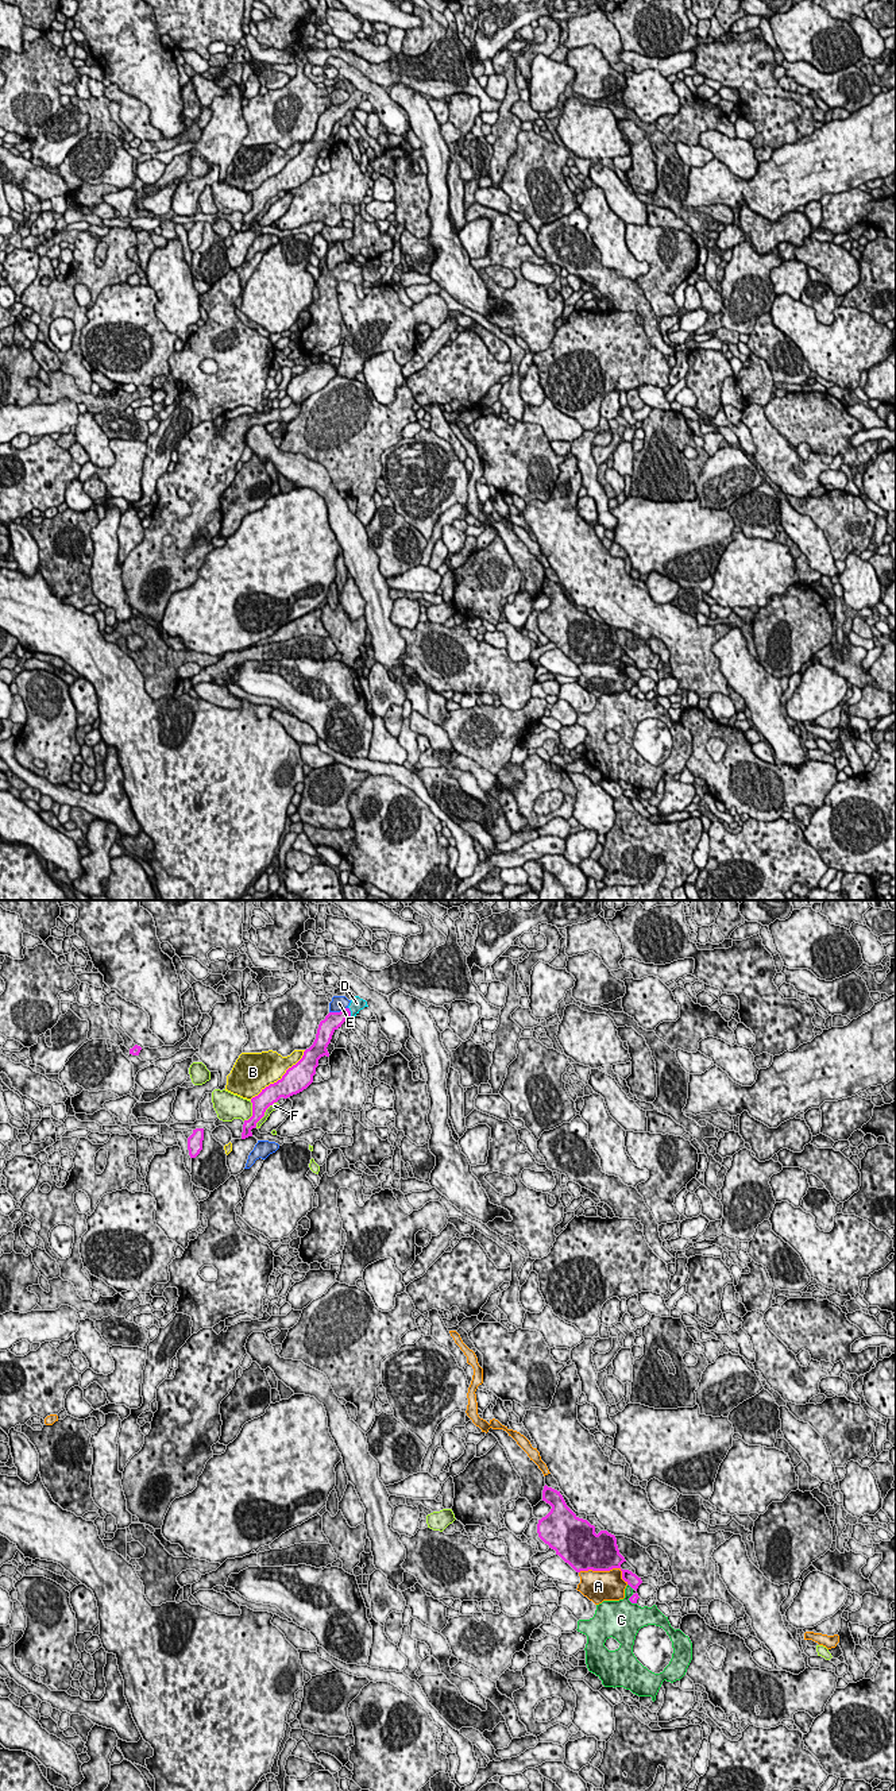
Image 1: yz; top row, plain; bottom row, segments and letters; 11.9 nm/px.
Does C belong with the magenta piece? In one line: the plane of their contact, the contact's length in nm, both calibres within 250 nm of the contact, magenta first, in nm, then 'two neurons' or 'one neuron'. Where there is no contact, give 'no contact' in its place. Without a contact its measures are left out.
yz | 100 nm | 160/160 nm | two neurons

